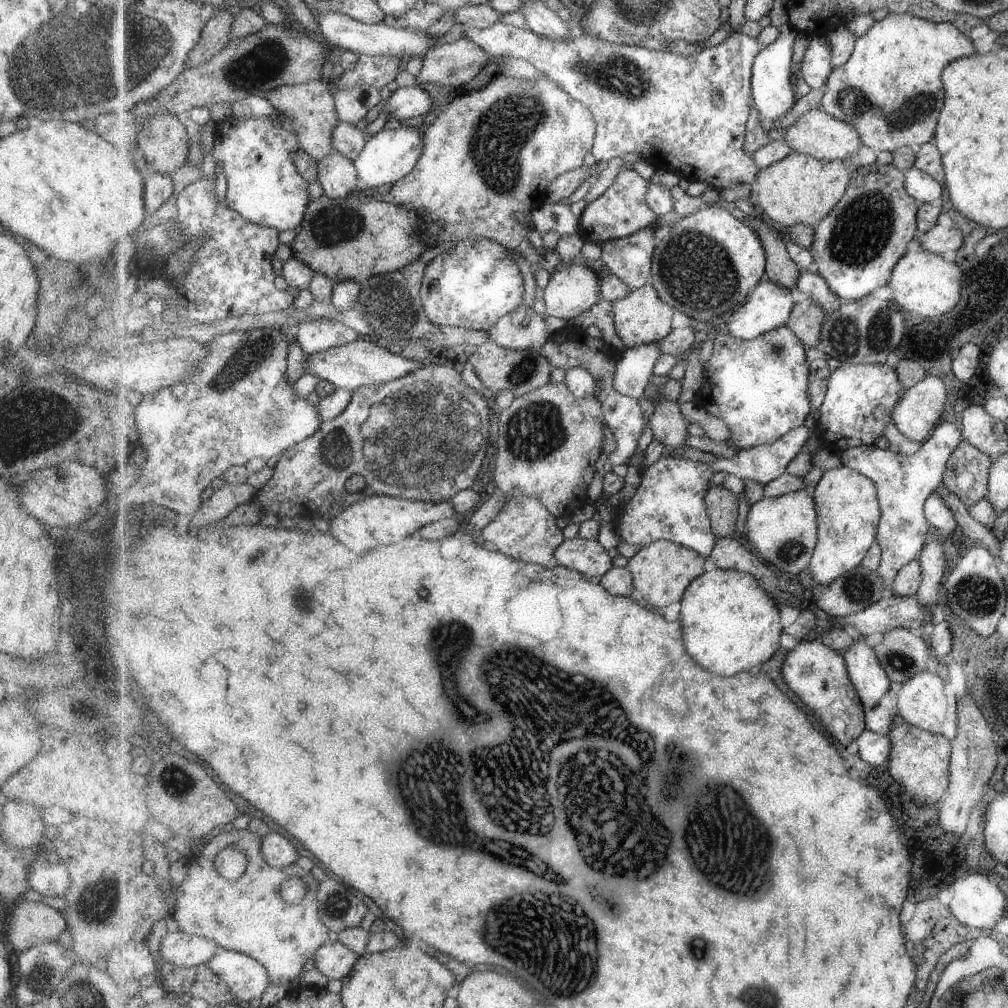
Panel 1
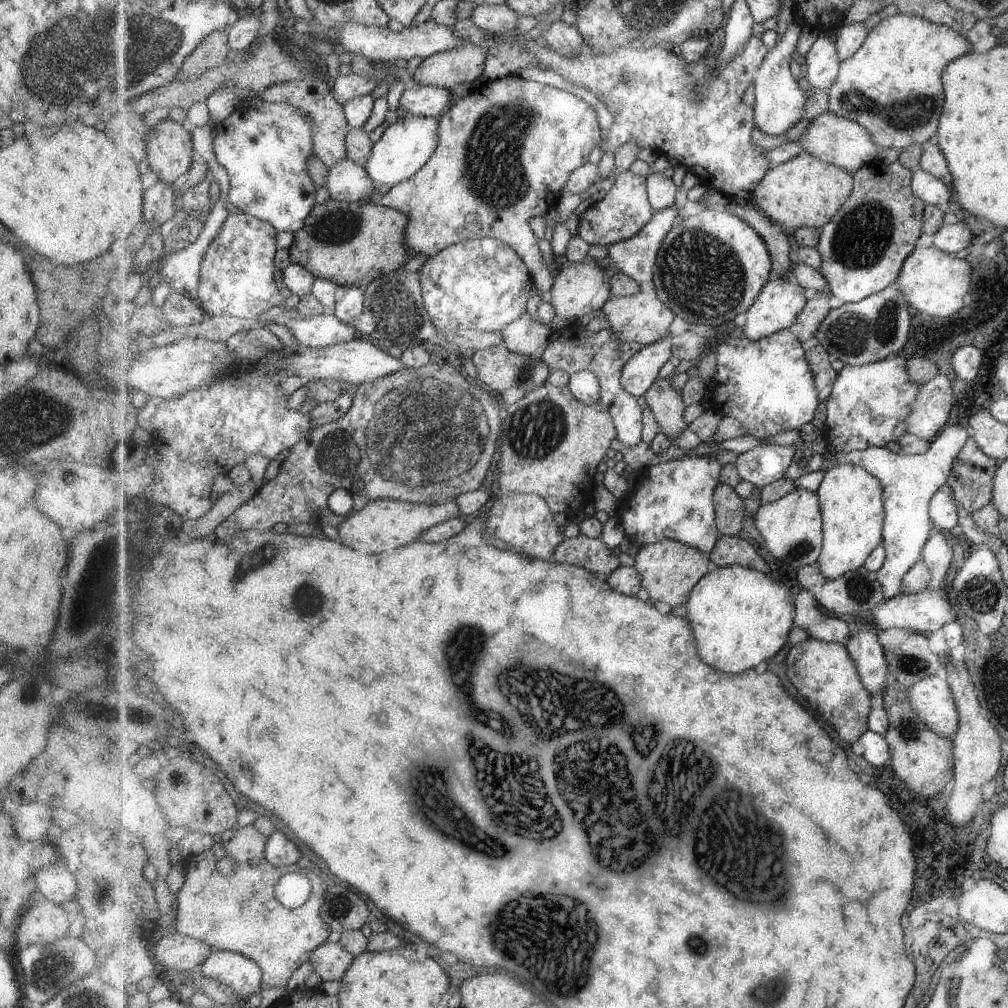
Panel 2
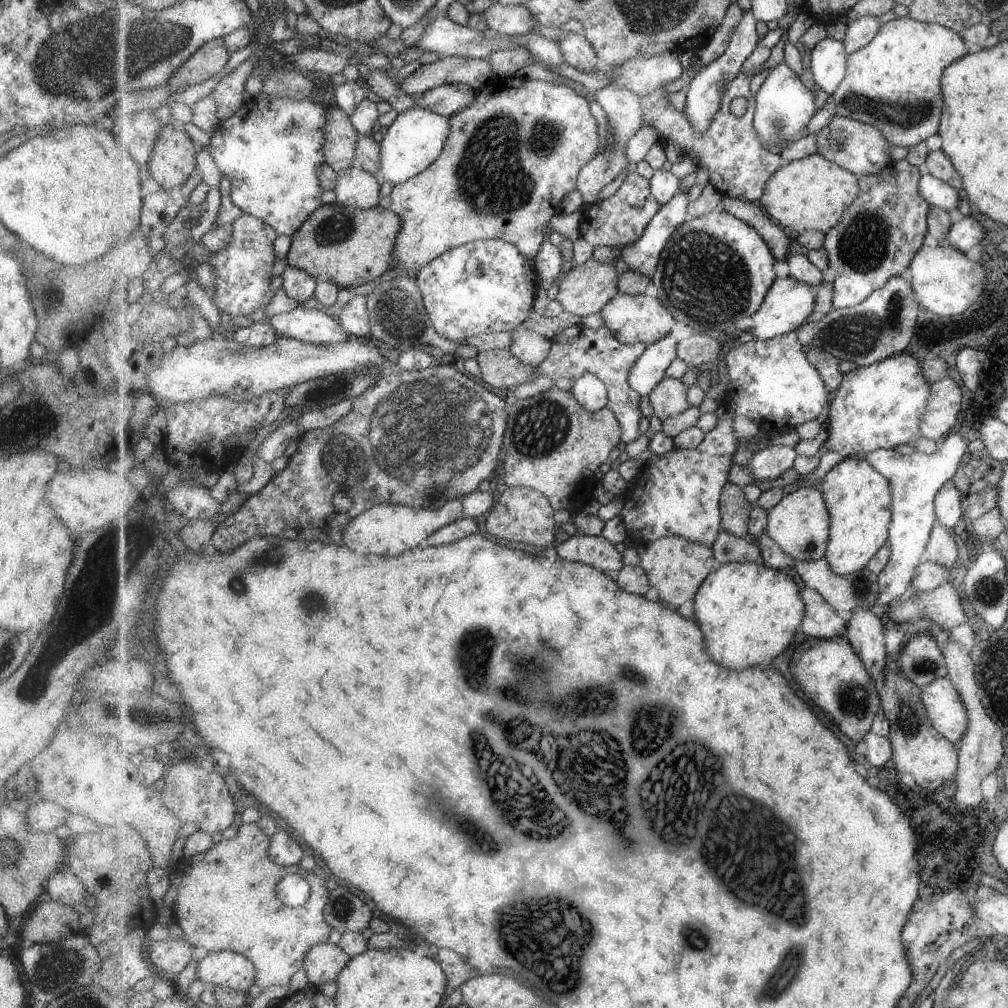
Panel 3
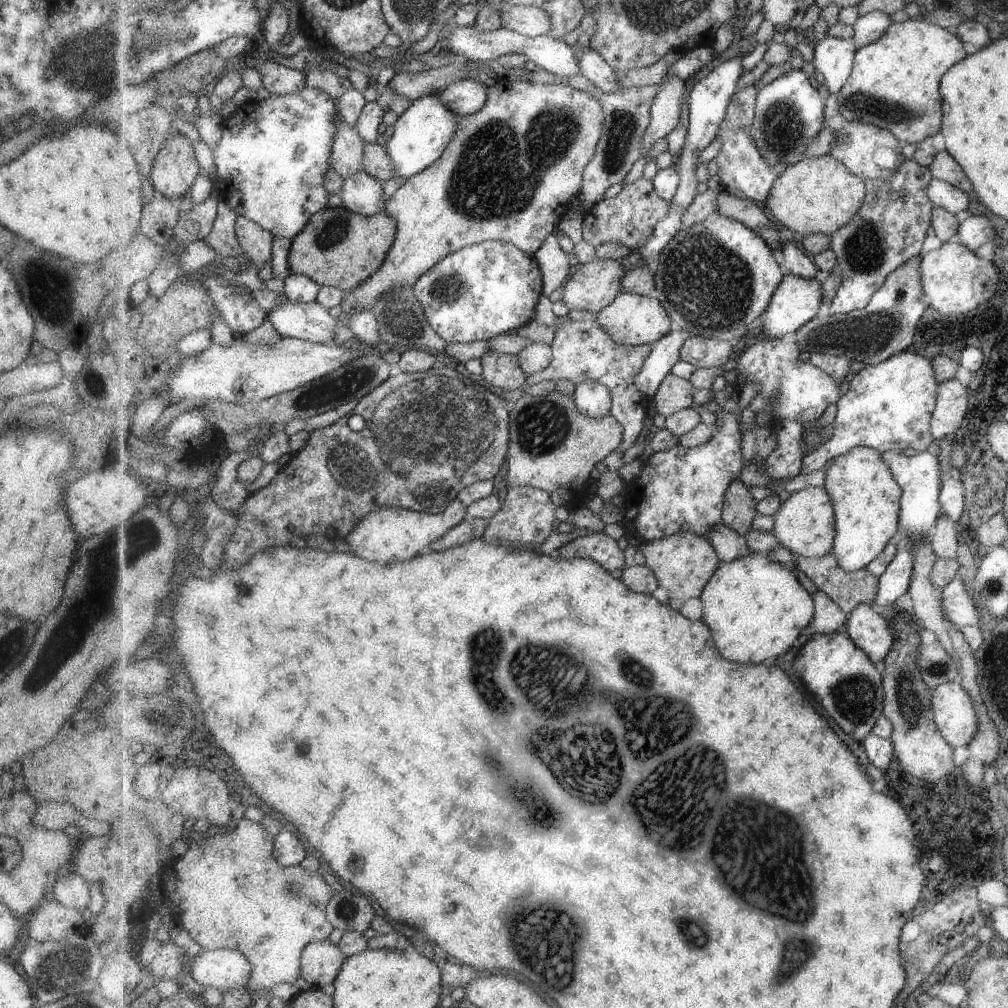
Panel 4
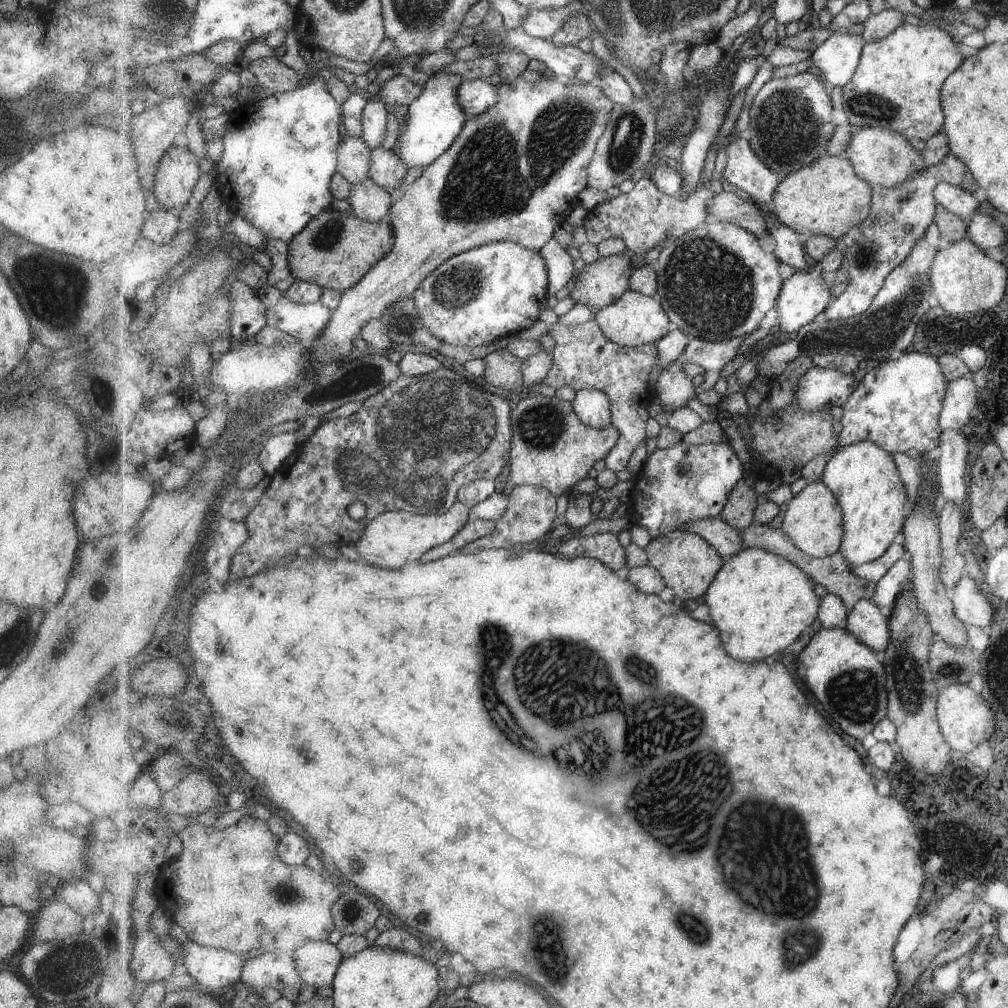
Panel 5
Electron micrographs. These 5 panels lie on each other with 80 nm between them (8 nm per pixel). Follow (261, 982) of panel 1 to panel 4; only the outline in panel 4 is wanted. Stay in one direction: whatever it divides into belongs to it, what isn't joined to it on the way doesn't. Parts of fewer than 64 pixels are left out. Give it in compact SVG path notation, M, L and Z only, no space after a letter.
M201 949L191 965L190 975L206 988L216 988L221 992L247 988L252 971L251 961L237 949Z

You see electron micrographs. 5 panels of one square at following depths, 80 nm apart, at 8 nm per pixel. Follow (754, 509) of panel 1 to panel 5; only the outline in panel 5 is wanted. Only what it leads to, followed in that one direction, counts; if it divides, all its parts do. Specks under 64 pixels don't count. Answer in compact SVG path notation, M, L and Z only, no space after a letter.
M825 482L808 483L793 497L783 517L783 530L809 556L828 557L842 550L844 514L838 496Z

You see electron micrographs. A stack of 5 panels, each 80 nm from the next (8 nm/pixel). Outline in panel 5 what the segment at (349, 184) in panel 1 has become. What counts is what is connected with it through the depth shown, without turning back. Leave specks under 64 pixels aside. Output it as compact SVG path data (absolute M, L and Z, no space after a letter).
M367 178L361 184L351 186L351 196L347 198L354 215L370 222L380 222L388 217L396 196Z

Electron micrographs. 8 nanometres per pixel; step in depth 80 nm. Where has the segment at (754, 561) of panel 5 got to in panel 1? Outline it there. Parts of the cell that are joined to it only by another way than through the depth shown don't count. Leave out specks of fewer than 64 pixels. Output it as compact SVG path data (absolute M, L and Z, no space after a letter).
M723 569L705 572L687 586L680 605L679 619L685 626L687 650L713 672L733 676L751 670L753 666L759 666L761 660L767 662L775 652L781 652L779 638L784 633L781 608L749 572Z

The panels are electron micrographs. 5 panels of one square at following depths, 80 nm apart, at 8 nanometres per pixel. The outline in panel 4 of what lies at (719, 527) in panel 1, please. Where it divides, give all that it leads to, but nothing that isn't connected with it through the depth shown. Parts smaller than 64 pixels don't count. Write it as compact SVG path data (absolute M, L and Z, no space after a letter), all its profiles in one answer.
M735 479L726 492L722 522L739 534L746 535L751 530L753 518L757 516L757 505L758 501L751 494L751 487Z

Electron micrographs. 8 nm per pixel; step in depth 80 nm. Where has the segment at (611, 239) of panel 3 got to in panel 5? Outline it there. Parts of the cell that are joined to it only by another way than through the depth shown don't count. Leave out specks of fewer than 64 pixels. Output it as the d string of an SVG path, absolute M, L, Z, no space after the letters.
M643 177L634 184L628 193L622 193L617 198L607 200L604 204L589 210L585 230L592 244L599 245L609 239L620 239L629 248L630 254L645 256L657 252L663 247L667 238L679 232L691 232L702 226L709 218L709 208L715 198L715 193L707 189L697 189L685 200L667 196L660 192L652 179Z

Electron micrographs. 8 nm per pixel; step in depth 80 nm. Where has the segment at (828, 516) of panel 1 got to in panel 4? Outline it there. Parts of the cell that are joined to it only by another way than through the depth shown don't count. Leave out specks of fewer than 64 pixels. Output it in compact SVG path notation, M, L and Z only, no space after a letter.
M858 446L838 456L826 470L823 486L830 492L836 510L833 554L849 572L864 569L882 555L890 540L900 532L903 489L882 454L874 448Z

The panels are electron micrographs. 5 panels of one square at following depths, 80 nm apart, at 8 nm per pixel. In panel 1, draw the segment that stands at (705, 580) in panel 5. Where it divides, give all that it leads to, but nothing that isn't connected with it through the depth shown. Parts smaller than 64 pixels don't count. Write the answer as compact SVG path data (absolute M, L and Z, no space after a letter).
M657 540L647 547L642 547L634 556L629 559L627 570L633 574L633 584L645 594L645 598L651 600L651 604L665 608L669 604L681 603L687 586L691 586L693 580L705 574L706 558L690 550L685 546L667 540Z

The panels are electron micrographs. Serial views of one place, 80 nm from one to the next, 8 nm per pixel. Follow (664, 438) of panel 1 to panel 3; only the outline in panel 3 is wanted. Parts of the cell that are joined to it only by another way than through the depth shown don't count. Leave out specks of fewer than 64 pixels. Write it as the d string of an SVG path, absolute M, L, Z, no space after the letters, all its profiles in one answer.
M666 376L649 394L646 403L647 410L663 423L665 420L671 420L691 407L687 400L687 390L689 386L683 380Z

